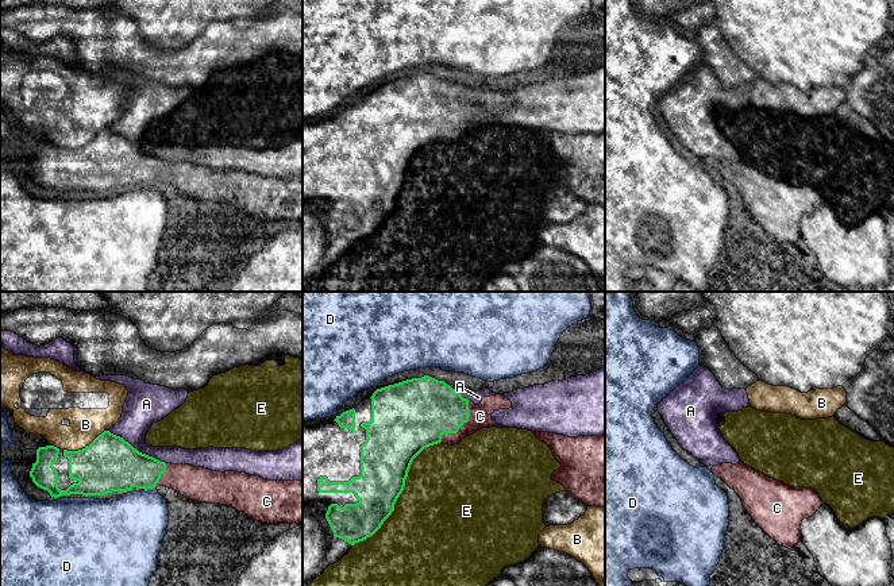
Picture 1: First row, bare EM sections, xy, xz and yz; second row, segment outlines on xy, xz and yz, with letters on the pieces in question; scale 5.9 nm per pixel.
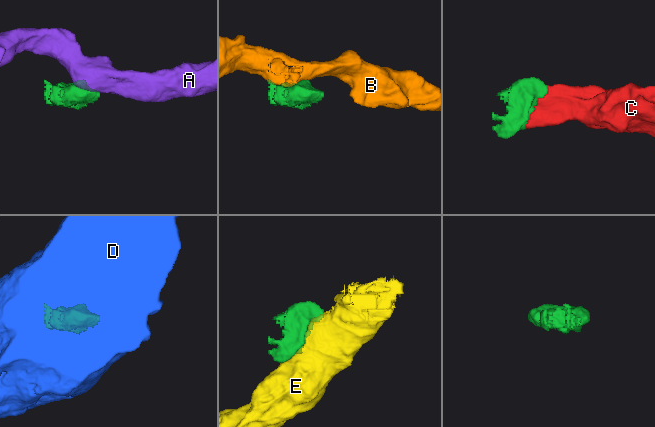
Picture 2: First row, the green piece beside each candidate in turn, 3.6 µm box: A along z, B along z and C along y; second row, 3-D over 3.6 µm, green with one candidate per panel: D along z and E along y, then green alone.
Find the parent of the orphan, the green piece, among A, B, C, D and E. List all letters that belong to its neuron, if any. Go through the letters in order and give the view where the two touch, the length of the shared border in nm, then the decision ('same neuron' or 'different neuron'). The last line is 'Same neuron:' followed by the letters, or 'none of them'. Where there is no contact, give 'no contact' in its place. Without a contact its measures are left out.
A: xy | 400 nm | different neuron
B: xy | 300 nm | different neuron
C: xz | 320 nm | same neuron
D: xy | 70 nm | different neuron
E: xz | 800 nm | different neuron
Same neuron: C

